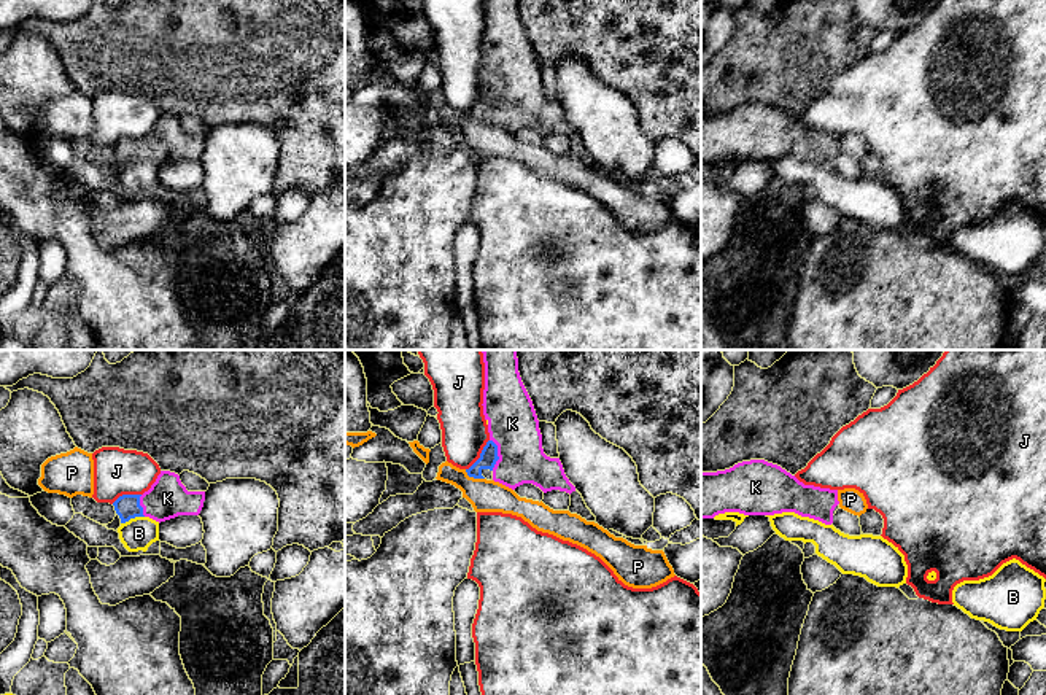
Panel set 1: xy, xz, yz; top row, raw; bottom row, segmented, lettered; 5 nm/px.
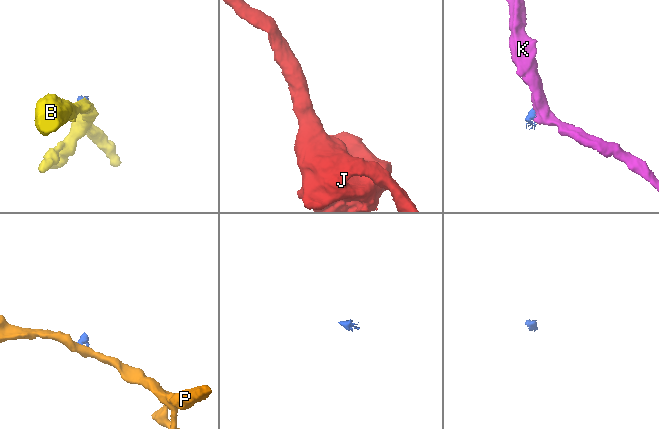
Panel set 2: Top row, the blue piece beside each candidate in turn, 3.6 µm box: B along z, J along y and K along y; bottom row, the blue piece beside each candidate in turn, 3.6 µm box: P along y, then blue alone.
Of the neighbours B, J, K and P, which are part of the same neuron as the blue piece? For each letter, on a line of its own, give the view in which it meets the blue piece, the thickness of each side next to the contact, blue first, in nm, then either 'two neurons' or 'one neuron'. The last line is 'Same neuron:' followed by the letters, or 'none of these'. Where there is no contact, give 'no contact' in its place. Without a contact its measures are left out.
B: xy | 130/170 nm | two neurons
J: xz | 90/240 nm | two neurons
K: xz | 90/260 nm | one neuron
P: xz | 90/160 nm | two neurons
Same neuron: K

